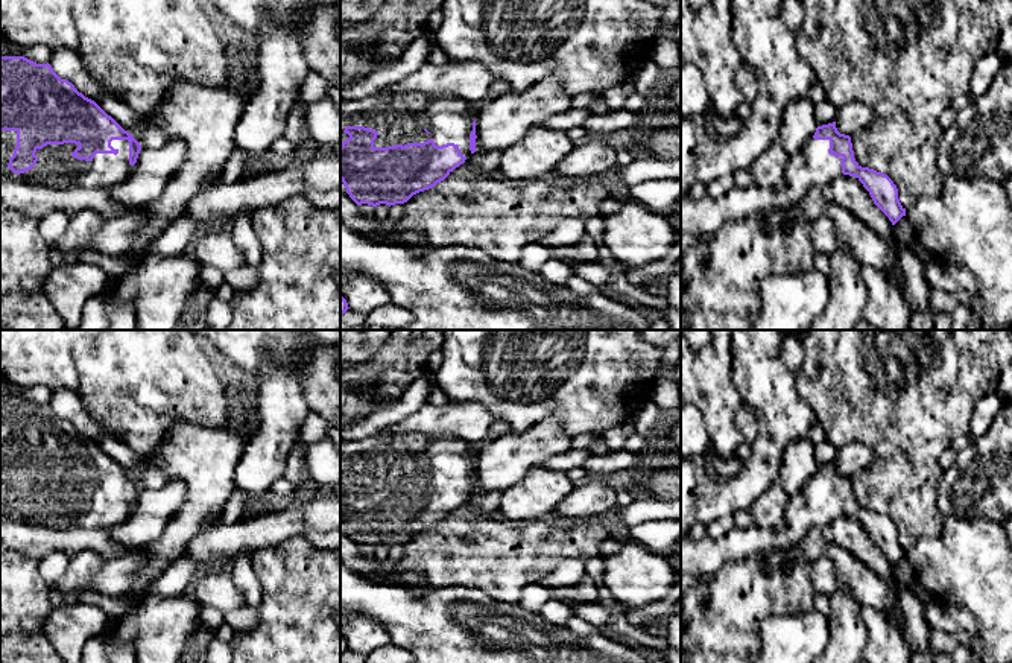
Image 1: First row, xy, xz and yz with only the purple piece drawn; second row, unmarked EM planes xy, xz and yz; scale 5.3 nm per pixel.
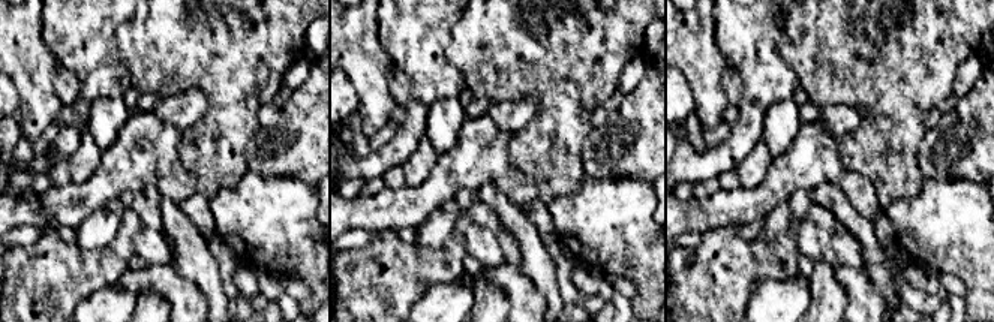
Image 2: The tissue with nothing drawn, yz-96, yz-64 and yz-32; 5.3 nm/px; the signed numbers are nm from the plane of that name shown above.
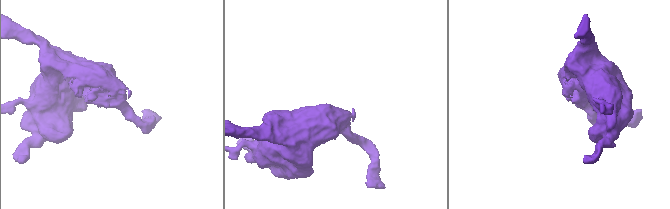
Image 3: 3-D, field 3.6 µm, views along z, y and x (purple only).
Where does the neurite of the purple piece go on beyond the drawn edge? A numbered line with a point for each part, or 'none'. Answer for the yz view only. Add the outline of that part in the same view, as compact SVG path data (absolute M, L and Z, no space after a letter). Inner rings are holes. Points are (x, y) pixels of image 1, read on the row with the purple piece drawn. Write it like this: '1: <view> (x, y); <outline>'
1: yz (812, 166); M813 137L790 157L783 189L766 189L752 184L746 189L734 187L722 198L693 198L681 195L681 236L714 233L725 224L752 214L773 214L787 211L814 186L824 187L842 176L840 160L828 152L830 140Z

